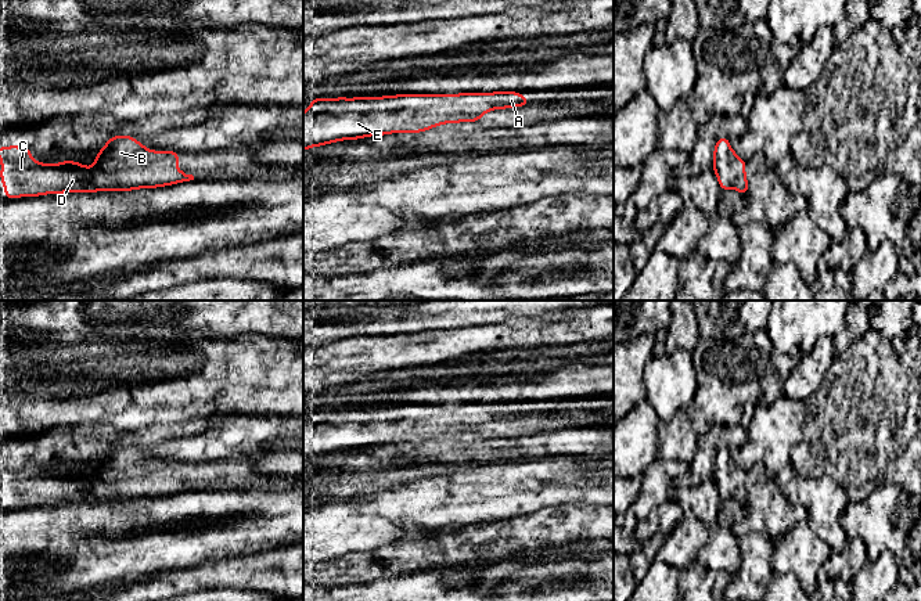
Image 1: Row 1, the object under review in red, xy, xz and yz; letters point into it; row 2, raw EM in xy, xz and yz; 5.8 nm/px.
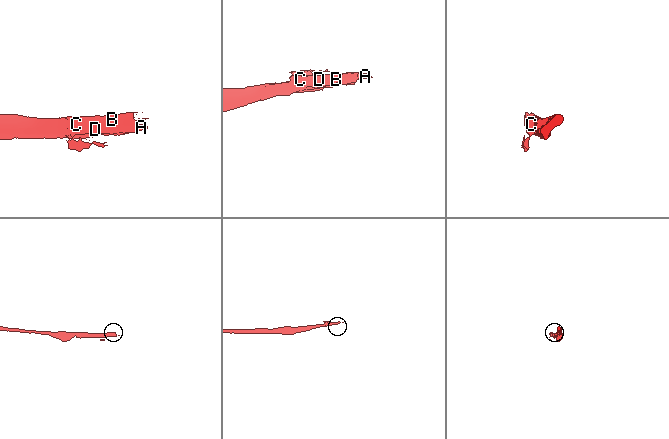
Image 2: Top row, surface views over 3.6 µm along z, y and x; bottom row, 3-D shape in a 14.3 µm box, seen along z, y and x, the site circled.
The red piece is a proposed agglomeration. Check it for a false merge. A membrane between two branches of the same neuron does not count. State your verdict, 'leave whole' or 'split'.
leave whole

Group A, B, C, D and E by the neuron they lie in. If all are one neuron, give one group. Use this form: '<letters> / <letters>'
A B C D E

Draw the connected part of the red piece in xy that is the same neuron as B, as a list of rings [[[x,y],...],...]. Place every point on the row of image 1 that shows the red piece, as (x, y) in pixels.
[[[114,136],[94,156],[94,166],[62,161],[55,165],[33,162],[29,147],[0,147],[1,173],[6,199],[18,197],[39,197],[61,192],[130,191],[155,188],[194,180],[193,174],[177,170],[177,151],[151,151],[141,141],[129,136]]]

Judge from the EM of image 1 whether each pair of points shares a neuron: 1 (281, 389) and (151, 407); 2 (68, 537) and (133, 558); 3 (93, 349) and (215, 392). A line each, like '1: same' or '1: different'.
1: same
2: different
3: same

